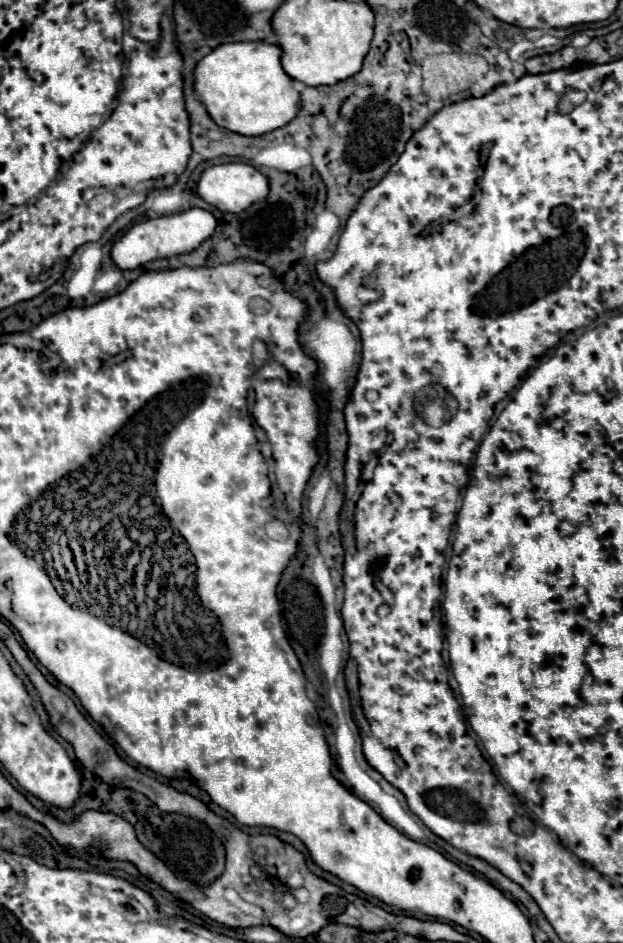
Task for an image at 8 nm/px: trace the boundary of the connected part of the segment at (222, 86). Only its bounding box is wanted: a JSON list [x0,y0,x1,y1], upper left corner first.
[194,42,300,136]

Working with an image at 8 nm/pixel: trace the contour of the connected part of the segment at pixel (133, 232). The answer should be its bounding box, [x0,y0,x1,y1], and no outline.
[112,208,216,270]

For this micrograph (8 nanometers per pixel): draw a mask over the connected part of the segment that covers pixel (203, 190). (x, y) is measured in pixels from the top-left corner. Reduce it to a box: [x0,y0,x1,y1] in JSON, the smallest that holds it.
[198,162,268,214]

